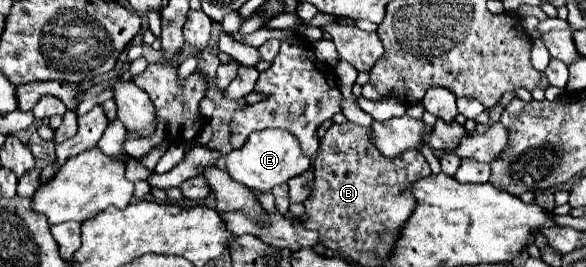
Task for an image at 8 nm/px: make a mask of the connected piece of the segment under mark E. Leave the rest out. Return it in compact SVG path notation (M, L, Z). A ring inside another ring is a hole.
M266 129L266 131L252 133L242 149L234 149L232 153L228 153L226 165L228 165L228 173L234 181L262 193L262 191L270 191L272 187L282 185L288 179L308 171L310 159L302 153L298 139L290 131Z

